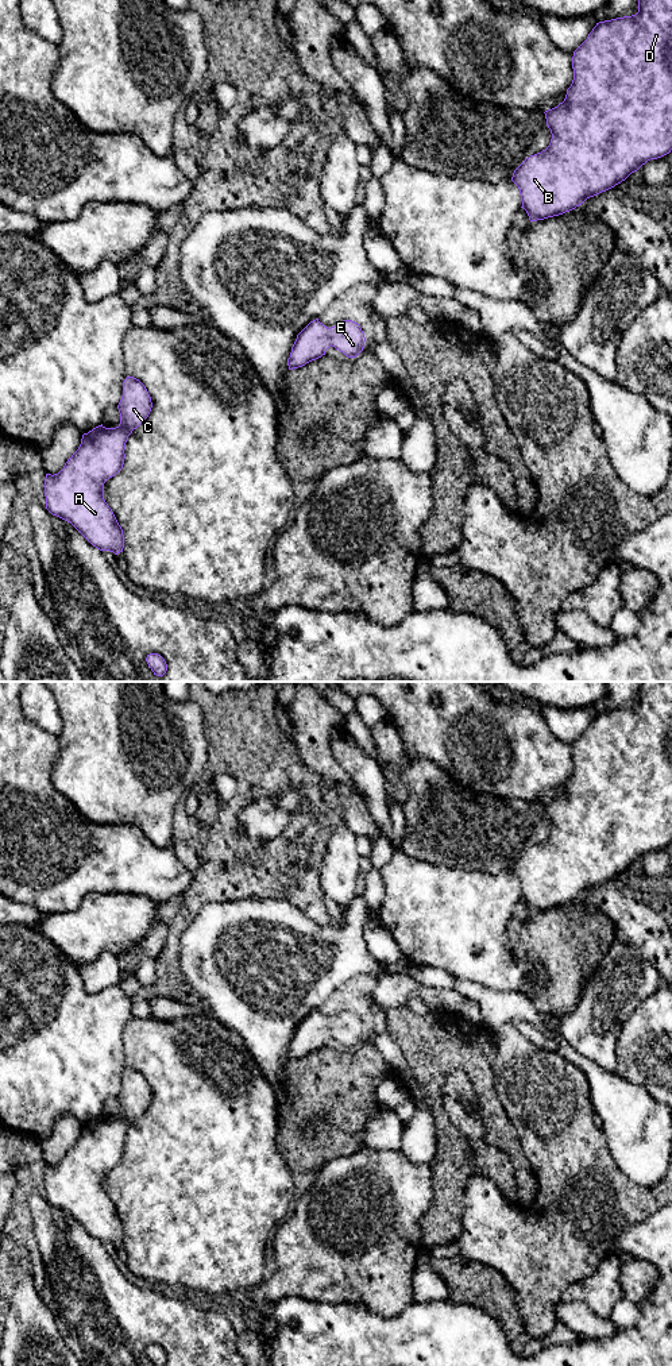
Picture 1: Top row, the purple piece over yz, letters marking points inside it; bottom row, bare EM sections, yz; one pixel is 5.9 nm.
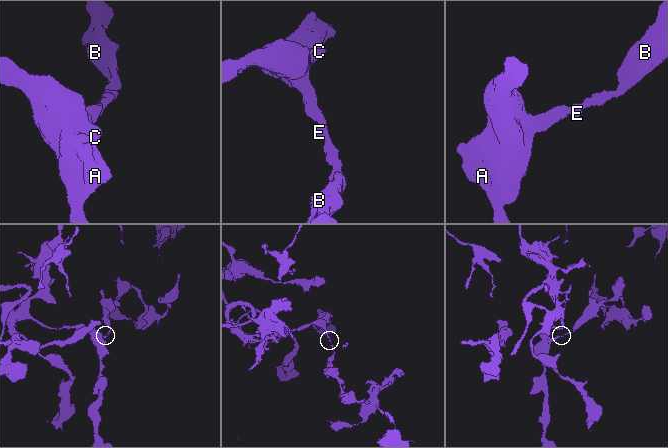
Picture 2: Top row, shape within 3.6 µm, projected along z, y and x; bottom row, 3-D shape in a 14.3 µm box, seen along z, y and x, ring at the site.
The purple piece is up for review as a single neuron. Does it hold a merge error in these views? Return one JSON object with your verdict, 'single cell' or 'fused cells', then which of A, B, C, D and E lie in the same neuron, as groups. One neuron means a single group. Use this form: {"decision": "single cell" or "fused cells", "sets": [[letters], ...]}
{"decision": "single cell", "sets": [["A", "B", "C", "D", "E"]]}

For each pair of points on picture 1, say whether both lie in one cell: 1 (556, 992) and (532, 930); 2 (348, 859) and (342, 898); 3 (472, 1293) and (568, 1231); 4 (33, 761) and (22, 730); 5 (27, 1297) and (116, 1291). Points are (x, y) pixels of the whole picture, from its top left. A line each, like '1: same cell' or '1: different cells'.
1: same cell
2: same cell
3: different cells
4: same cell
5: different cells

